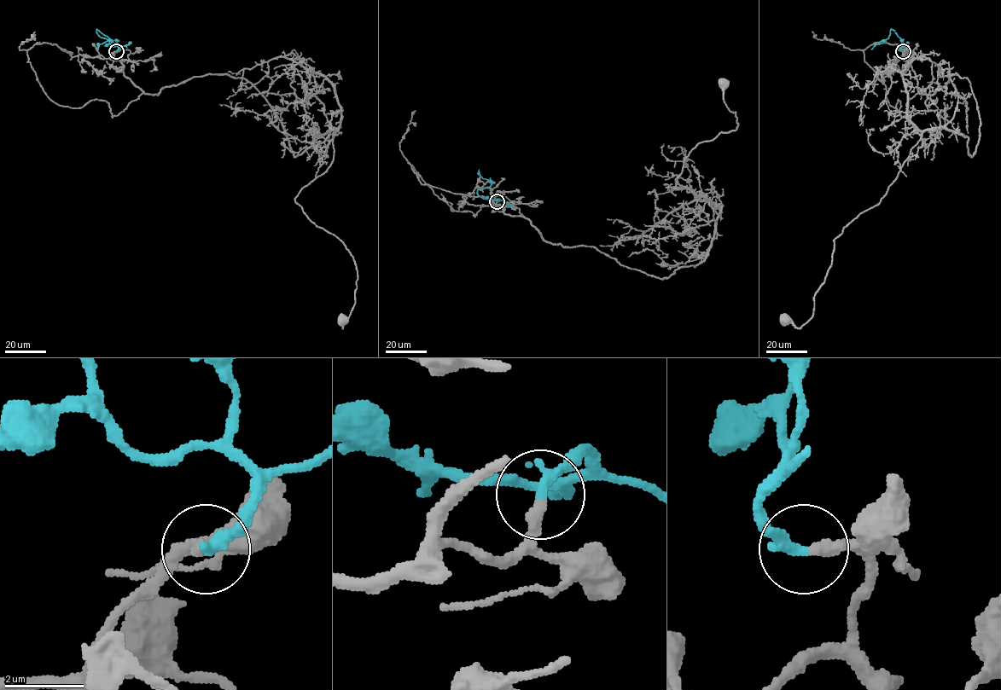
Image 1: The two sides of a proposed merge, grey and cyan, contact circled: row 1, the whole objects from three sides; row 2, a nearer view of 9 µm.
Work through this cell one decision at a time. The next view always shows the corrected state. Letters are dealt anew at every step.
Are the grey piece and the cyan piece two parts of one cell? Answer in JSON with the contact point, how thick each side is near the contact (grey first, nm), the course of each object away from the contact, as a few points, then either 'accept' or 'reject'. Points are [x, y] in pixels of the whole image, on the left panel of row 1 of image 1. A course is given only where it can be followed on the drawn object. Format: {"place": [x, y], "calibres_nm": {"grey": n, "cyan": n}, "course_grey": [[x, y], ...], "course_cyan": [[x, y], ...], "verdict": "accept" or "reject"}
{"place": [116, 51], "calibres_nm": {"grey": 320, "cyan": 300}, "course_grey": [[116, 51], [146, 93], [246, 79], [294, 156], [334, 130], [333, 161], [294, 200], [352, 257], [343, 320]], "course_cyan": [[116, 51], [119, 48], [101, 37], [96, 32], [97, 29], [111, 39], [99, 44], [98, 49]], "verdict": "accept"}

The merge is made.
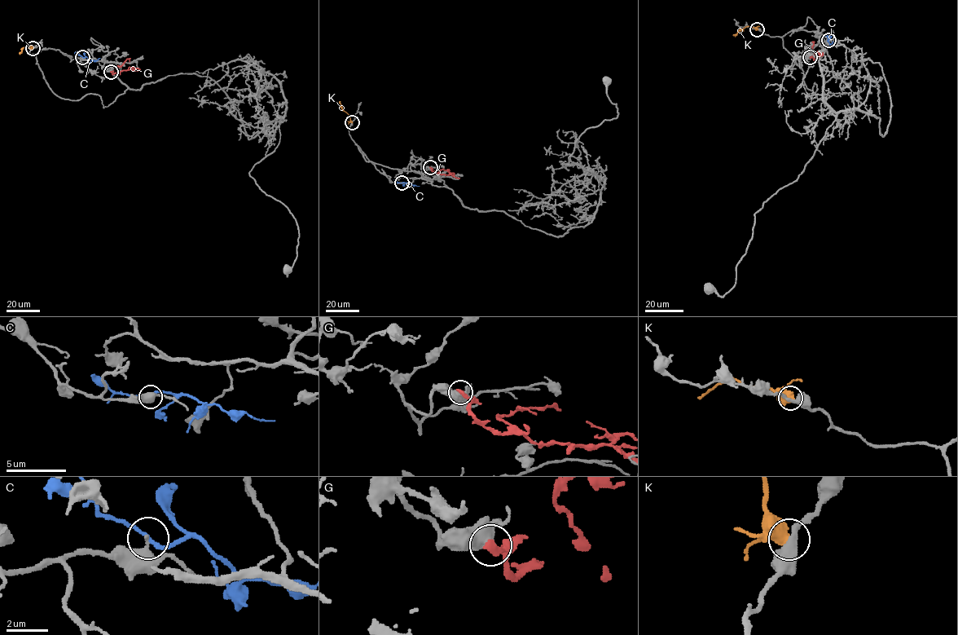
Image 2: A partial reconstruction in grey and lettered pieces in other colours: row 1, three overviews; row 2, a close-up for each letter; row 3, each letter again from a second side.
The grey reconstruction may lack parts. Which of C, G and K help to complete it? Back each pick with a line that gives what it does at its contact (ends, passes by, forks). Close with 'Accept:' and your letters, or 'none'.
Accept: none

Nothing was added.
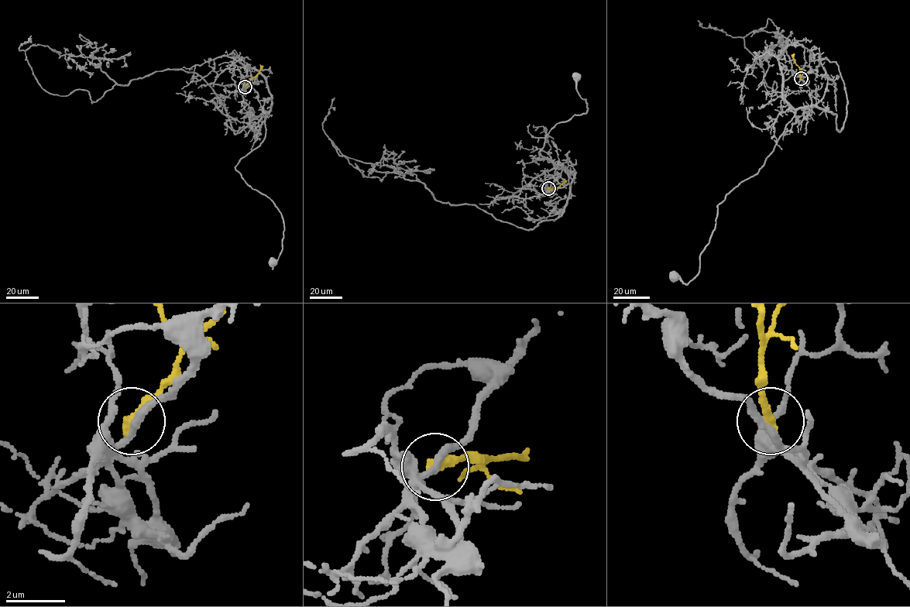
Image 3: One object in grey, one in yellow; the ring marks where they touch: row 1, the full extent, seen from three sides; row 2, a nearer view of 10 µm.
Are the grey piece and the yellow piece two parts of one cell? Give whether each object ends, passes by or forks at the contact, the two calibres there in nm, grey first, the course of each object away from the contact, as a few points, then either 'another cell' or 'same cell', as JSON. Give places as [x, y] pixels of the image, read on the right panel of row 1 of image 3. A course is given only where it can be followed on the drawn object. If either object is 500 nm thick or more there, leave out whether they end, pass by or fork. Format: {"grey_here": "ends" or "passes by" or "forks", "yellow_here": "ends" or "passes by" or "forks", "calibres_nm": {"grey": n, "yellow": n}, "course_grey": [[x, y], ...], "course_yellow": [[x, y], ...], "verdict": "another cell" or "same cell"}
{"grey_here": "passes by", "yellow_here": "ends", "calibres_nm": {"grey": 240, "yellow": 400}, "course_grey": [[801, 78], [779, 63], [782, 97], [794, 114], [759, 171], [717, 206], [698, 274], [687, 283], [673, 276]], "course_yellow": [[801, 77], [794, 53]], "verdict": "another cell"}

